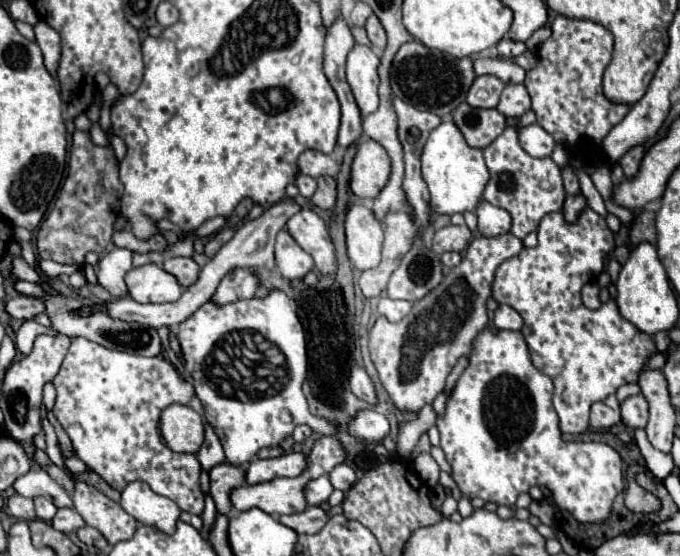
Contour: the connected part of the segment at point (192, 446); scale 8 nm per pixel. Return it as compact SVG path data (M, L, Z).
M169 405L161 413L161 435L171 451L197 453L203 445L203 417L189 405Z

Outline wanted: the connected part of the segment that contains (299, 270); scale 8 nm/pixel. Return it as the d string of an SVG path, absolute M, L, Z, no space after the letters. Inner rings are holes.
M283 229L275 241L275 263L285 279L301 279L313 269L313 257L305 253Z

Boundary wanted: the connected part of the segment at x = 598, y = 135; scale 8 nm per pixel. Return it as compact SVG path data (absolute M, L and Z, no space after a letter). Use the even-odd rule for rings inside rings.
M557 15L551 29L551 39L537 51L537 67L527 71L525 77L525 87L531 95L531 111L537 115L537 125L553 135L557 143L577 147L581 157L589 157L589 151L597 151L611 127L629 111L627 105L607 101L601 87L603 71L613 53L613 35L593 21L577 21L563 15Z

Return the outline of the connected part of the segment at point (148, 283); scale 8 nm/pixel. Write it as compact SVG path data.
M153 263L131 269L125 277L125 285L129 297L137 303L173 303L183 293L175 277Z

